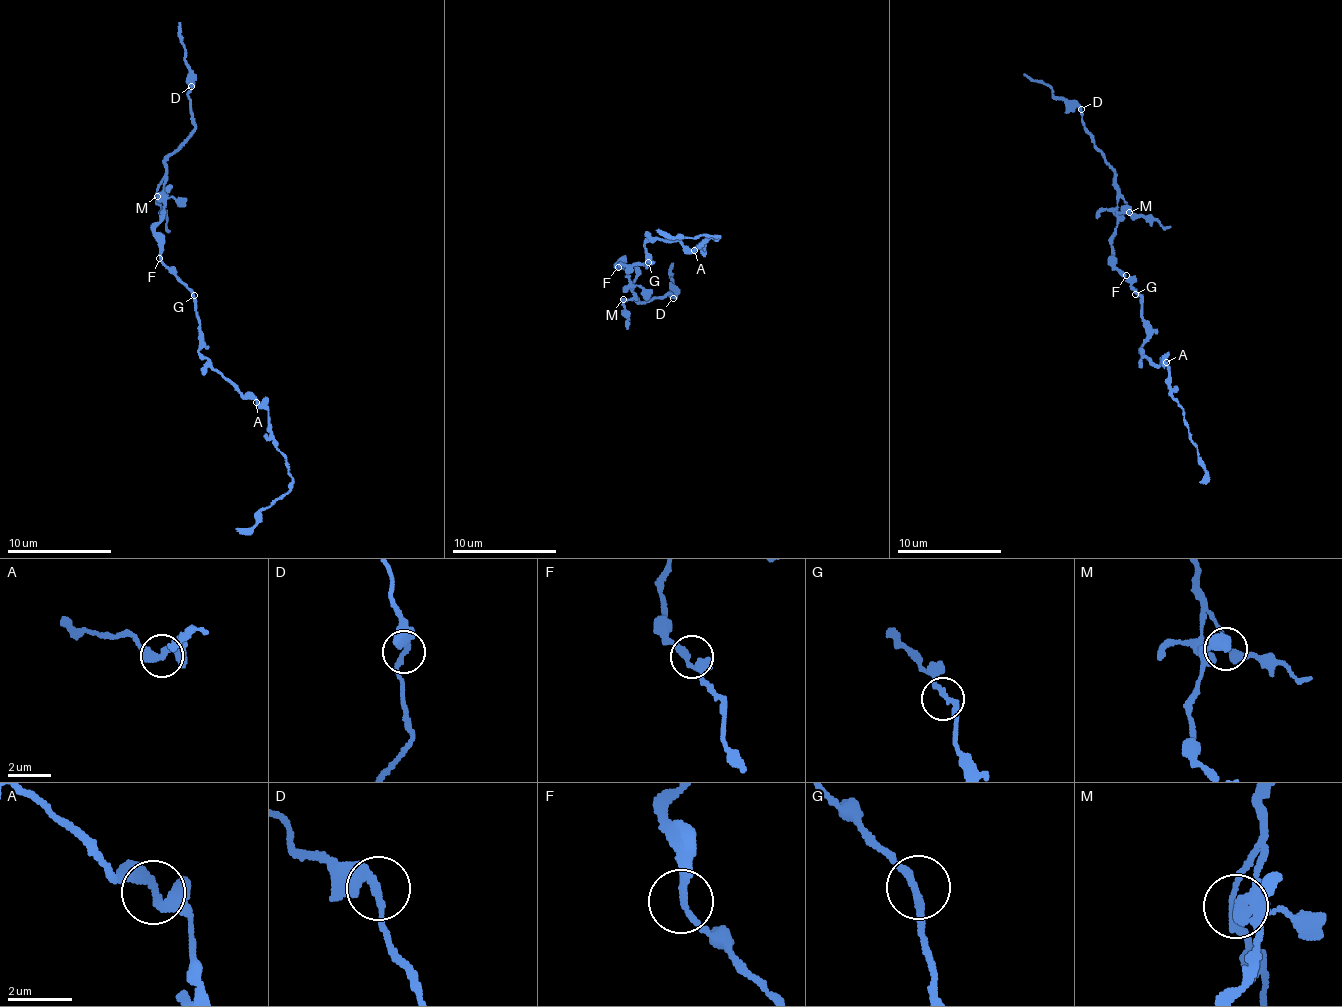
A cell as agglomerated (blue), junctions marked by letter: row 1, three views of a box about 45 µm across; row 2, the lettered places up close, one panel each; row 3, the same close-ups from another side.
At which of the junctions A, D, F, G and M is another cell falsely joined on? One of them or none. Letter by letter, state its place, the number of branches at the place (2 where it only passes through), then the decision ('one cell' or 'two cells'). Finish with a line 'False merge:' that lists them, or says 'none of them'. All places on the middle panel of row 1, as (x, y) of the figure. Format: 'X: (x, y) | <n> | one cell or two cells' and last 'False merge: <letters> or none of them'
A: (694, 250) | 2 | one cell
D: (673, 298) | 2 | one cell
F: (618, 267) | 2 | one cell
G: (648, 262) | 2 | one cell
M: (623, 299) | 2 | one cell
False merge: none of them

